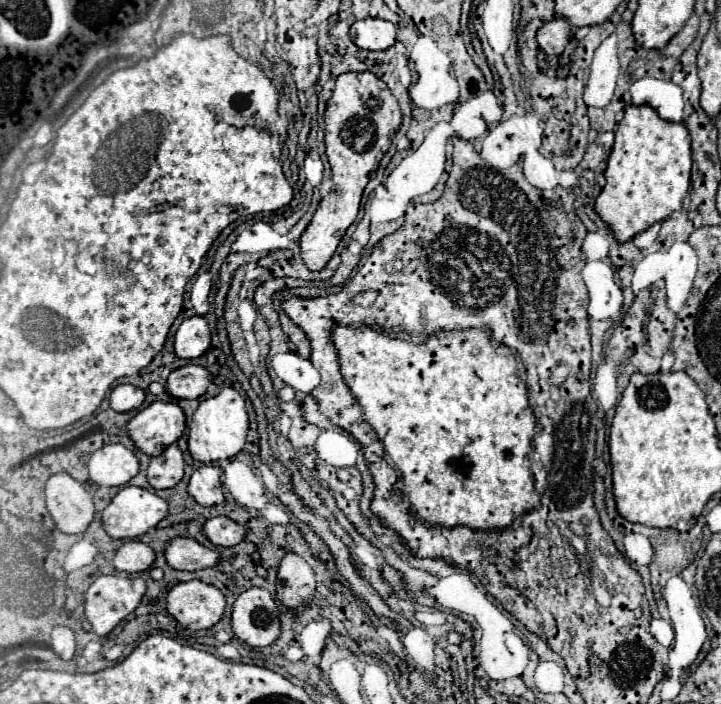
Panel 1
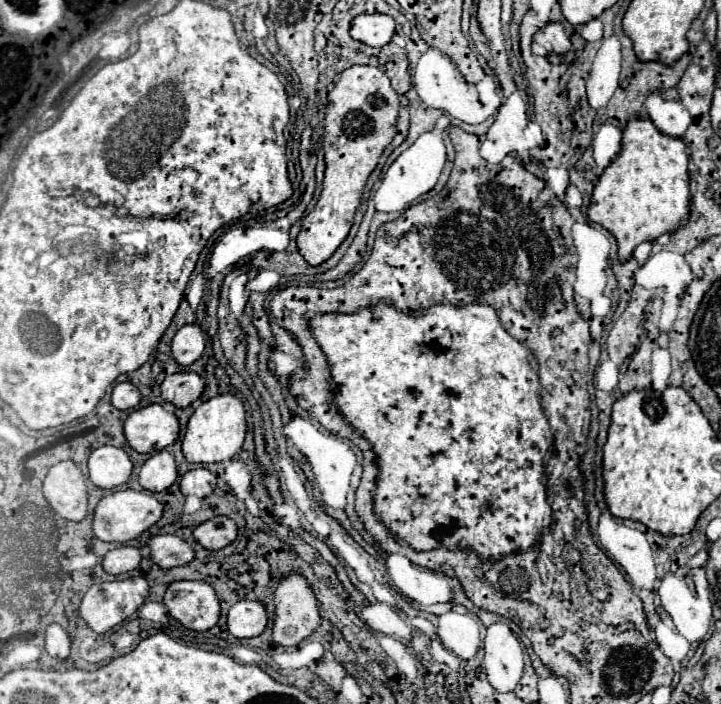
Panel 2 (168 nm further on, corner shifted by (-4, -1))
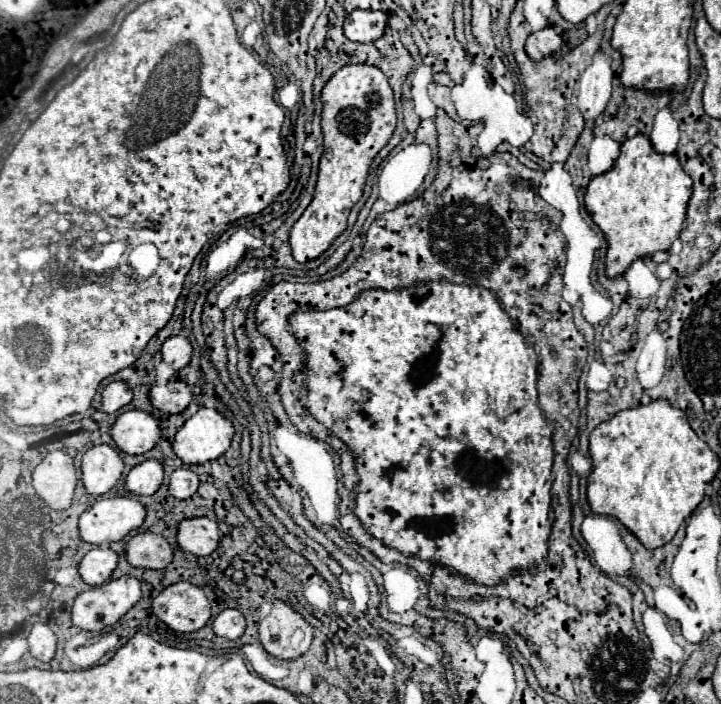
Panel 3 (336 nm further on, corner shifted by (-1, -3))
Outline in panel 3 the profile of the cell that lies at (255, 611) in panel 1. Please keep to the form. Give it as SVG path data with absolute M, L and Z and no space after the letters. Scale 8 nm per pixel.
M226 608L226 610L222 610L222 612L216 616L212 628L214 628L216 636L224 636L224 638L228 638L228 640L236 640L236 638L240 638L240 636L244 634L244 630L246 630L246 618L244 618L244 614L242 614L240 610L236 610L236 608Z

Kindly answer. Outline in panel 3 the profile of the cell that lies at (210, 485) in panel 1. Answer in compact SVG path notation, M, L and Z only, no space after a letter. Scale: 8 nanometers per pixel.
M180 468L180 470L174 470L172 476L170 476L170 484L168 484L168 490L174 498L178 500L186 500L186 498L192 498L194 492L198 490L200 486L200 480L198 480L198 474L194 474L192 470L188 468Z

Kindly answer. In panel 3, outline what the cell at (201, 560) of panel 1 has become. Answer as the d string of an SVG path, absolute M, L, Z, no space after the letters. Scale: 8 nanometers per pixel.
M146 530L132 536L126 548L126 558L136 568L162 570L174 560L174 548L164 536Z

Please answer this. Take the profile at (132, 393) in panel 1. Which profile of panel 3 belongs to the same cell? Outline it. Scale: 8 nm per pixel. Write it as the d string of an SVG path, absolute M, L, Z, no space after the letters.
M110 382L102 392L102 408L106 412L116 412L132 400L132 390L126 382Z

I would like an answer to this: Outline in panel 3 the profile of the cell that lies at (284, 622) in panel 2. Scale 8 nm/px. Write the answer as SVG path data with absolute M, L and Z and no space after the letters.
M274 600L272 612L260 620L260 642L276 658L292 660L308 652L314 628L284 600Z

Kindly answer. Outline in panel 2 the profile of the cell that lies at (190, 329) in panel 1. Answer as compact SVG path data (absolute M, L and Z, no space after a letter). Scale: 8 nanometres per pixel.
M189 324L183 326L171 342L171 354L175 358L177 364L181 366L189 366L193 364L205 350L205 338L203 332L197 324Z

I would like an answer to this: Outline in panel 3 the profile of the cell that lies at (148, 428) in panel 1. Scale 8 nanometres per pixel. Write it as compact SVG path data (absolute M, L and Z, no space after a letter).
M144 410L124 412L112 426L112 438L122 452L144 454L162 440L160 418Z

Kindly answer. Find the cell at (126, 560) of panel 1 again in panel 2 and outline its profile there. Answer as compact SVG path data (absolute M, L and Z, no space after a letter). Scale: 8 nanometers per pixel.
M119 546L119 548L113 548L109 550L105 556L103 556L103 570L107 574L125 574L129 570L135 570L141 562L141 554L139 554L139 548L133 548L133 546Z

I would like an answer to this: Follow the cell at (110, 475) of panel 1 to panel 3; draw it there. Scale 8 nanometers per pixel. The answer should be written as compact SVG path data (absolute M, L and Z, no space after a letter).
M108 444L90 448L82 458L82 482L88 494L102 496L116 486L124 472L124 462L118 450Z

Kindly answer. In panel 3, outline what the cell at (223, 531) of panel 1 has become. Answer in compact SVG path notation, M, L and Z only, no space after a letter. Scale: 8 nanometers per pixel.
M192 518L192 520L180 522L176 538L180 548L186 554L210 556L218 548L222 540L222 532L218 524L210 518Z

